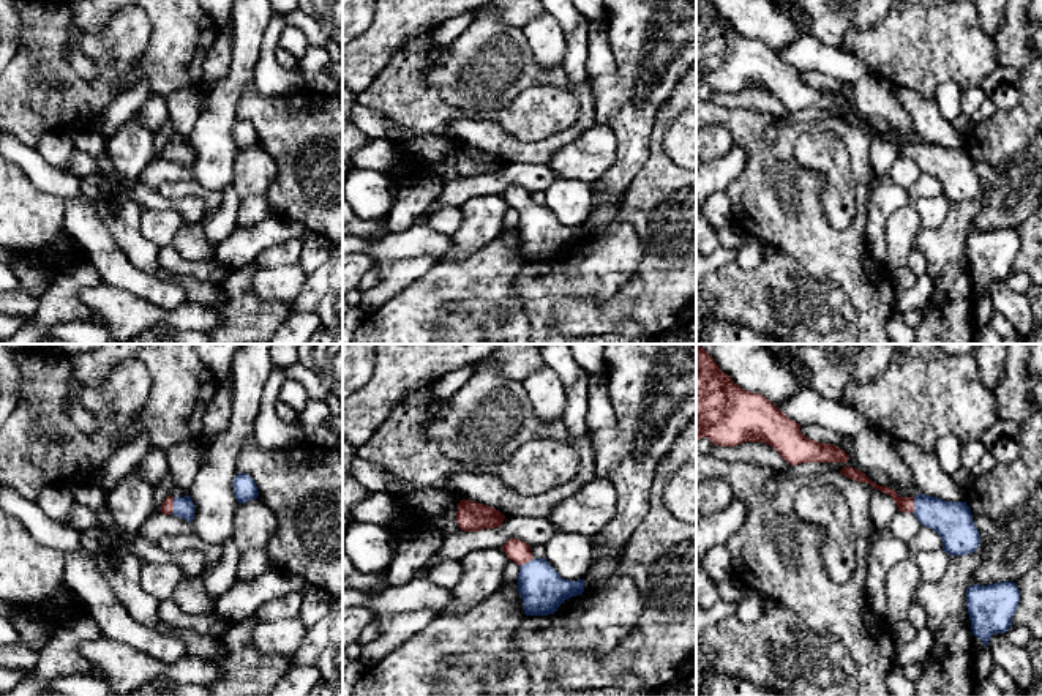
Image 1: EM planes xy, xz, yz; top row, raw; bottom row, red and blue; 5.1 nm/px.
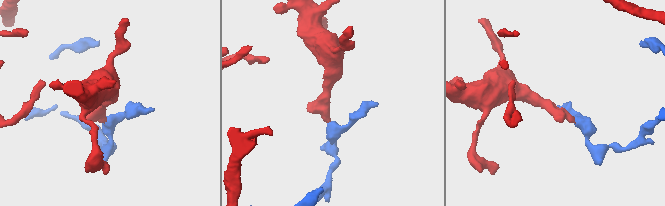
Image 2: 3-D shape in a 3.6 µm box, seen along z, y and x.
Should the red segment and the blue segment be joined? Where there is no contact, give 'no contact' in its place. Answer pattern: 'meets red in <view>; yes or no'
meets red in xy; yes

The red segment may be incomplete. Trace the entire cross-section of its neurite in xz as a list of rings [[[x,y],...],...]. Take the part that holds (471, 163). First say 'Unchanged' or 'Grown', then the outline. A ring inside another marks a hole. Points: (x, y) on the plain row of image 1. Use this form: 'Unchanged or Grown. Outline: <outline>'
Unchanged. Outline: [[[466,145],[459,147],[456,169],[464,178],[500,174],[504,166],[505,163],[493,153]]]

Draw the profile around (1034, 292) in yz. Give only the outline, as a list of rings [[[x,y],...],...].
[[[1031,284],[1025,292],[1034,316],[1034,331],[1026,344],[1042,344],[1042,286]]]

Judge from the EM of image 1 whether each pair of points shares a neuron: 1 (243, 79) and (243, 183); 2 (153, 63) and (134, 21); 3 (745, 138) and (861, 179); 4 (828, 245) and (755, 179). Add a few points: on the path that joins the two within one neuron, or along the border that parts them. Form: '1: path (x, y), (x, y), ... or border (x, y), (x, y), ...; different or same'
1: border (239, 150), (234, 160), (231, 185); different
2: border (149, 16), (150, 38), (128, 79); different
3: path (782, 141), (796, 127), (835, 125), (854, 142); same
4: path (807, 235), (790, 218), (782, 215), (774, 199); same

